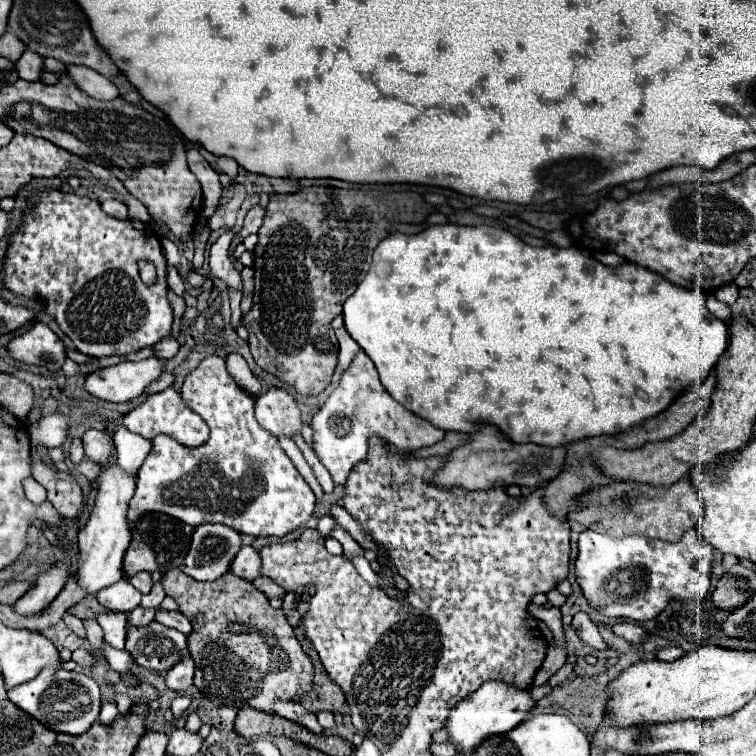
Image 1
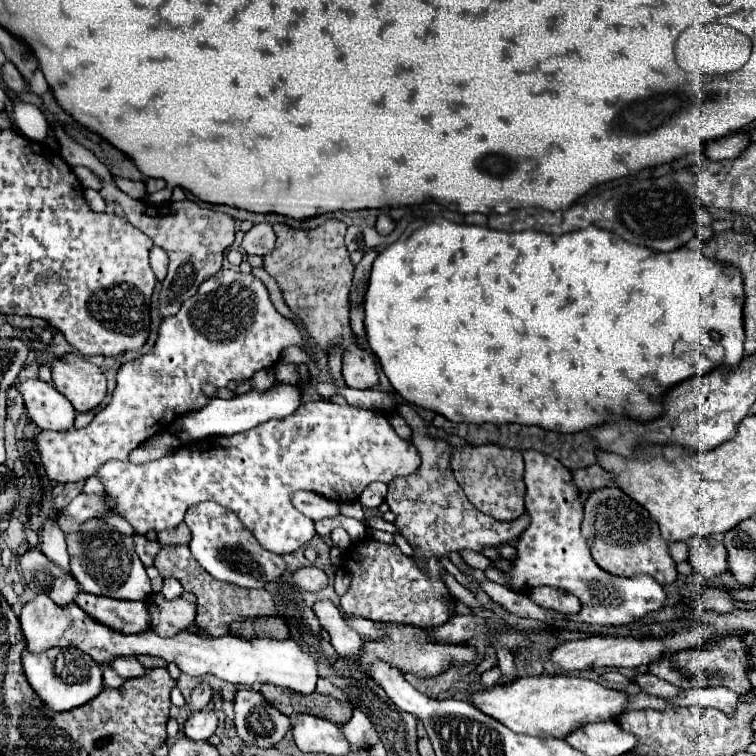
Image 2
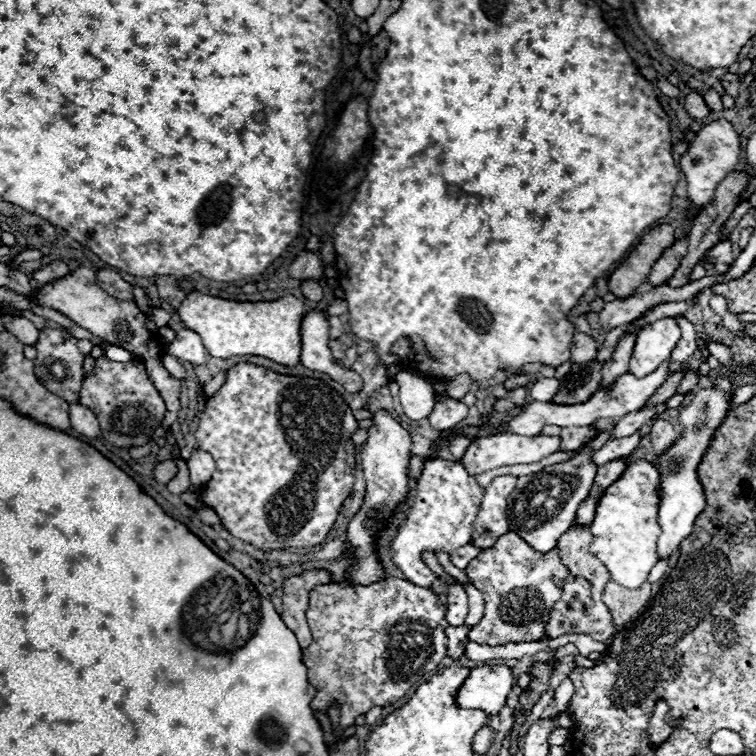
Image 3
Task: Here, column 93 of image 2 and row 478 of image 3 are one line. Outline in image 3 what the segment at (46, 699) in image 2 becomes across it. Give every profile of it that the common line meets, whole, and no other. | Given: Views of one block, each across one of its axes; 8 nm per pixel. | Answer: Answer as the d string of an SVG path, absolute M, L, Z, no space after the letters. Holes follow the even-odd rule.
M720 376L714 382L712 390L694 390L688 392L686 402L682 408L678 408L678 420L684 432L678 436L676 444L664 452L664 456L658 458L658 472L660 472L660 508L658 508L658 524L662 526L662 534L658 536L658 560L670 558L674 550L680 548L680 542L692 534L694 520L696 516L704 510L706 496L704 488L698 480L698 464L704 458L716 430L722 426L724 418L730 412L730 400L732 400L732 390L734 382L730 376Z

